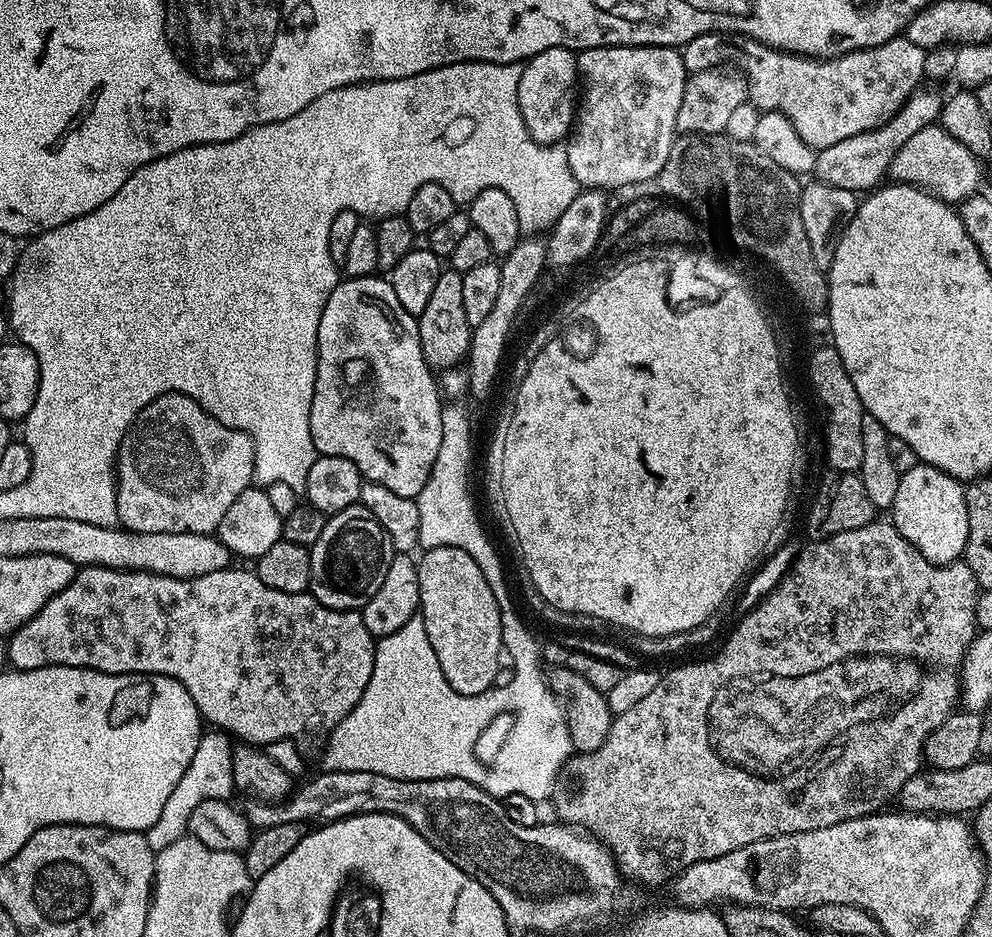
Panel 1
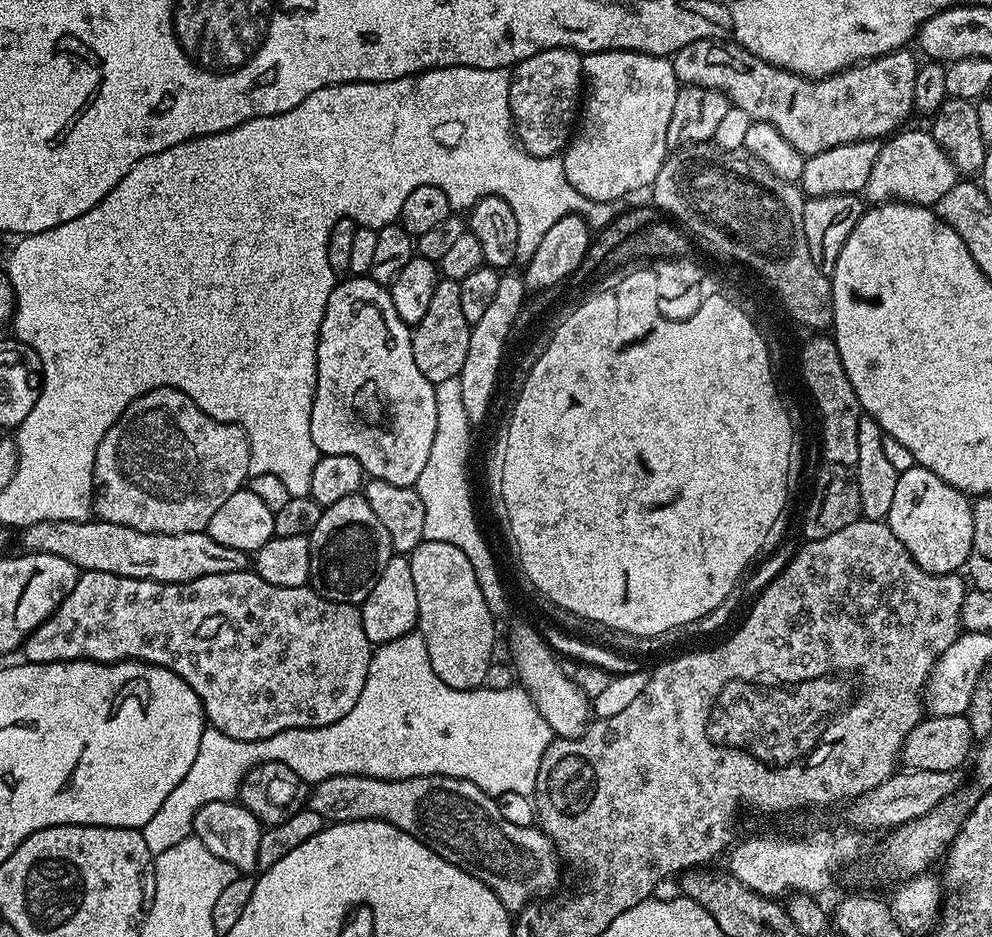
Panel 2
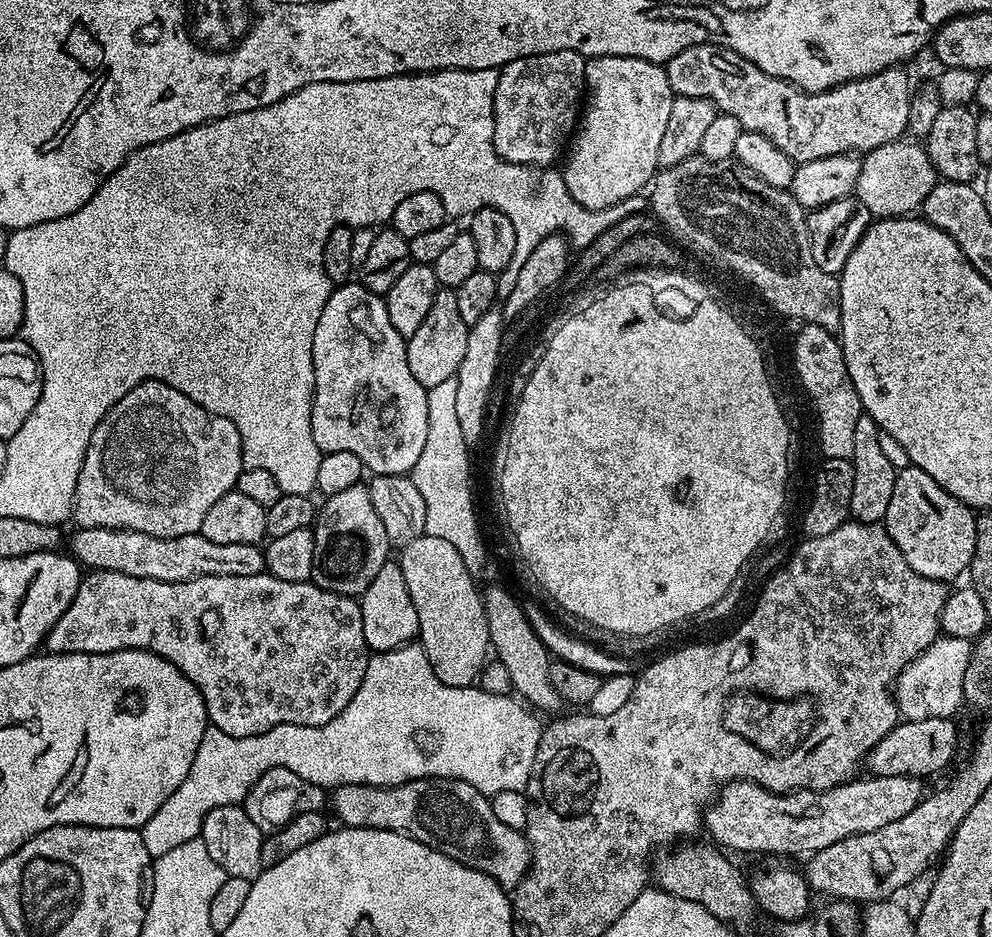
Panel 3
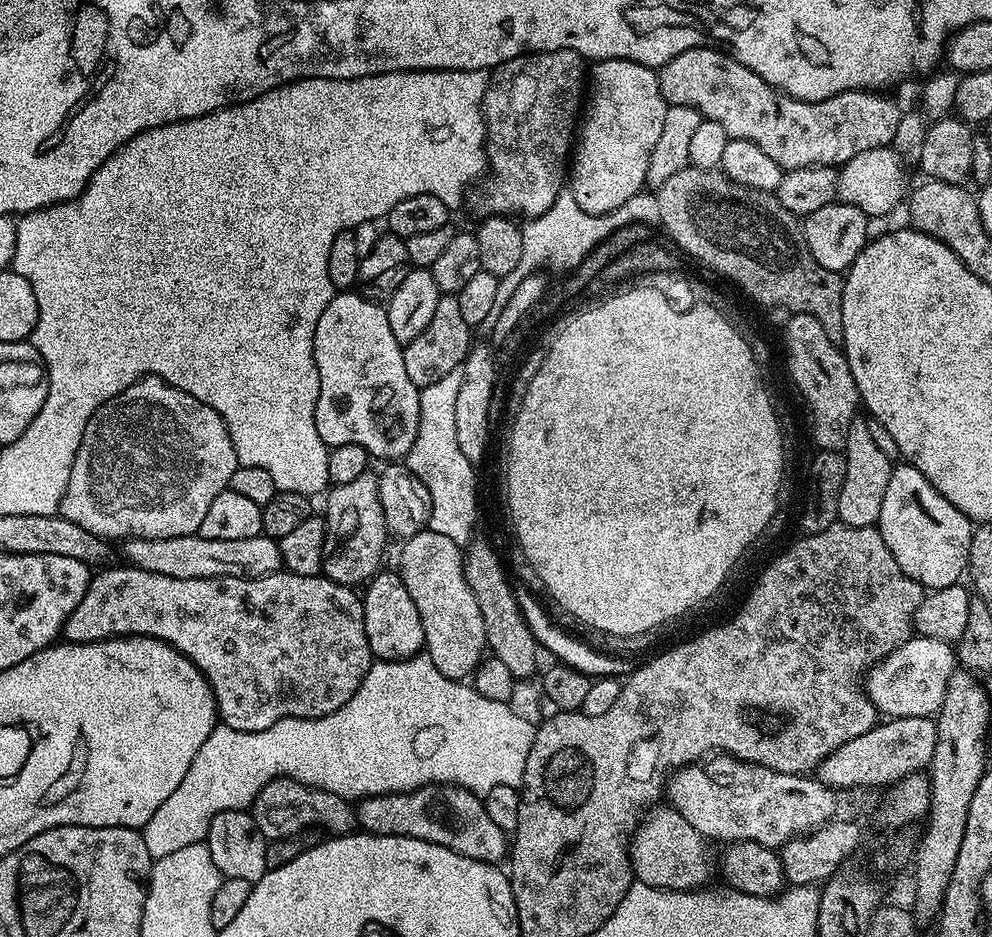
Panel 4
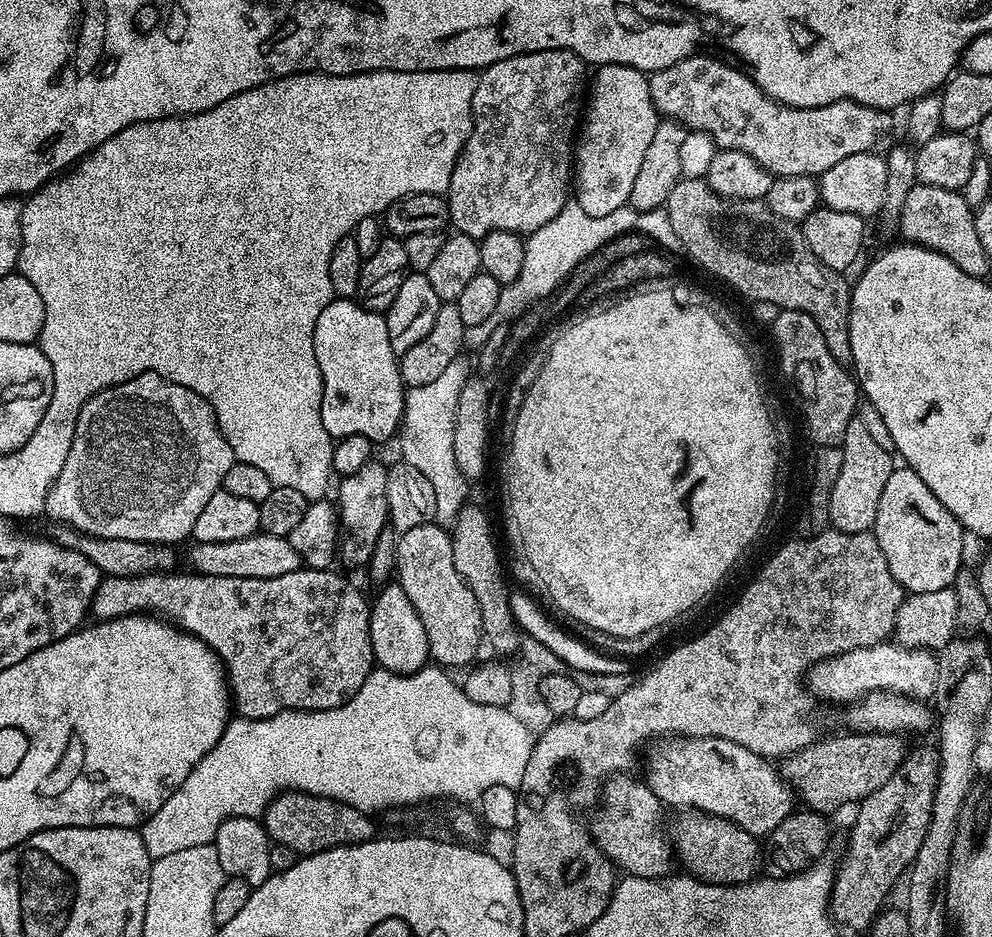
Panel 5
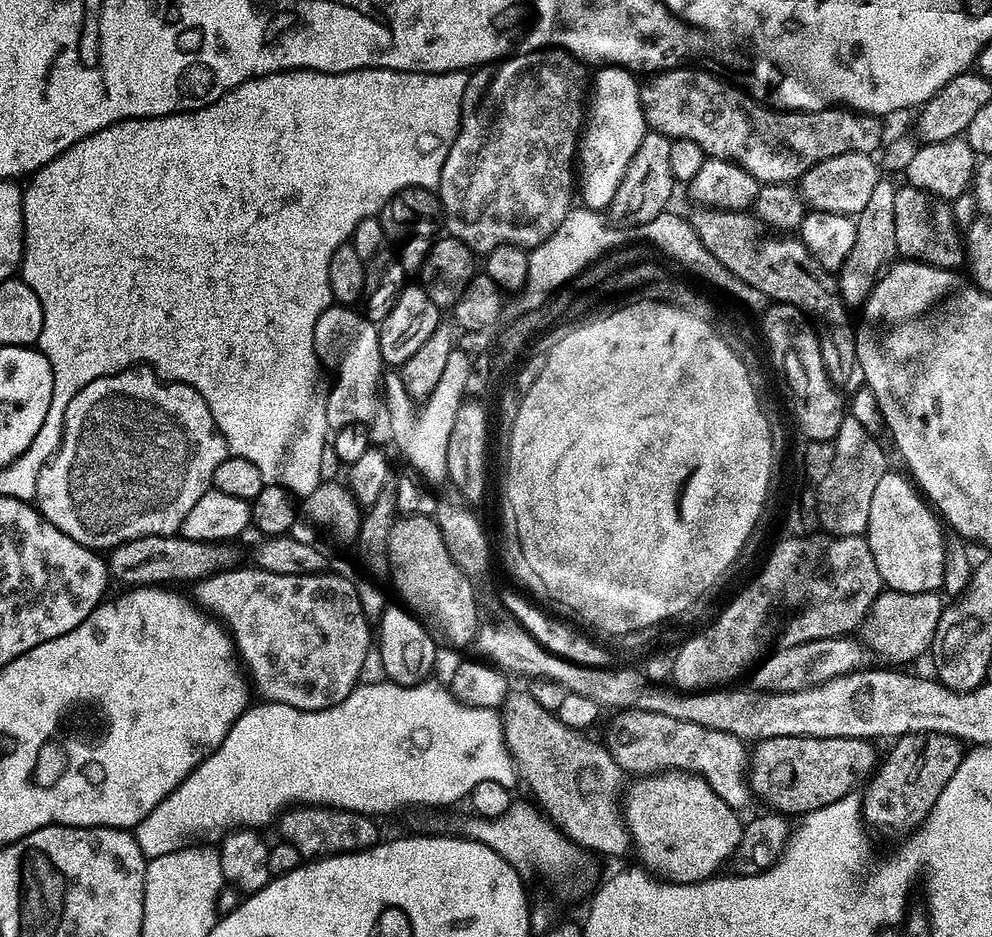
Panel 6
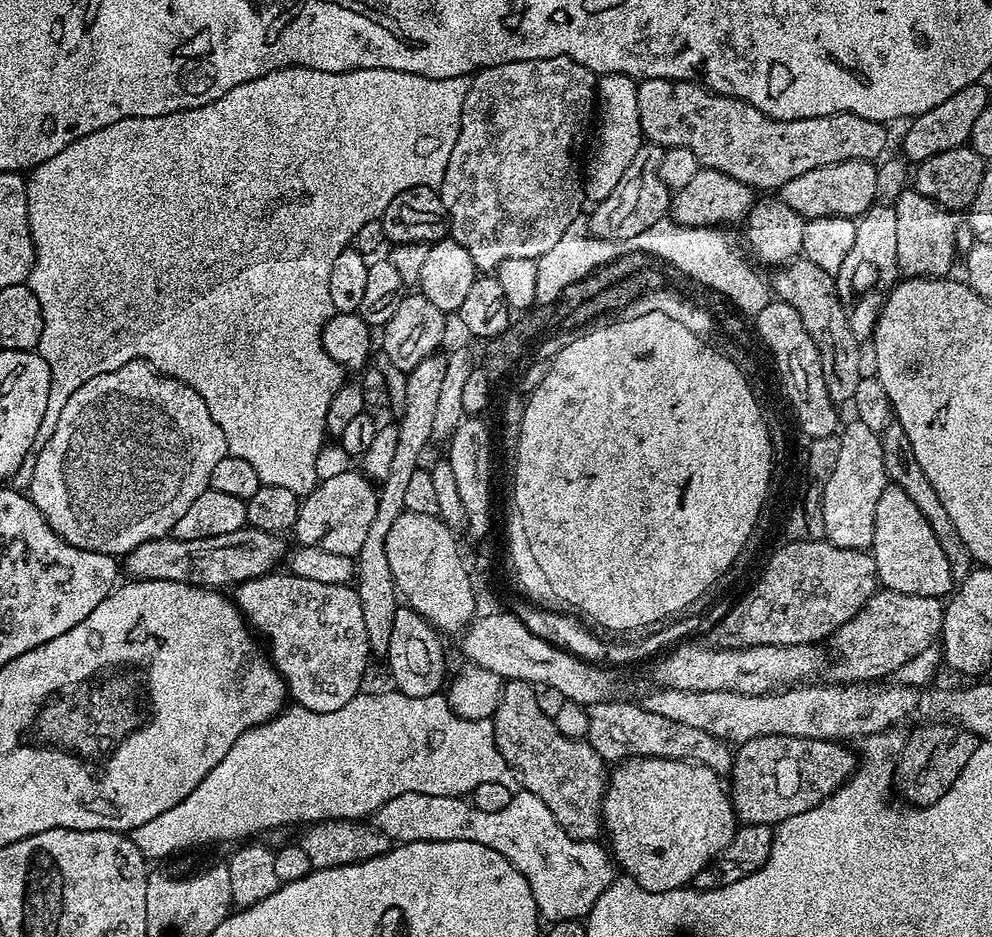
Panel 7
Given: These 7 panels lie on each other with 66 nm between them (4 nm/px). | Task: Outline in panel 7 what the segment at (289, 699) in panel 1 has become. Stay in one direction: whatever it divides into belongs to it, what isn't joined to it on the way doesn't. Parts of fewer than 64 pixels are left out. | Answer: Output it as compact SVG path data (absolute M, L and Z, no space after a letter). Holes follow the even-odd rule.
M273 570L235 585L234 592L236 607L243 614L249 629L254 630L255 635L266 645L272 667L284 680L284 687L293 705L311 712L333 712L342 710L346 702L358 695L361 691L360 679L368 664L366 646L369 639L365 623L362 622L362 606L355 587L313 582L311 578L298 578L284 570Z

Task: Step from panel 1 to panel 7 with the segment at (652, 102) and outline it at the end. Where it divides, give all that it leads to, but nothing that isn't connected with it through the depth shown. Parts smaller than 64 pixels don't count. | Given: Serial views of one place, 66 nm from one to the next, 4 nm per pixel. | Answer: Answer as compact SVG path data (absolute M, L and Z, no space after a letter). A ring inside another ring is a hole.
M601 75L596 81L595 111L600 116L600 125L596 128L596 141L592 144L592 157L588 160L588 169L584 172L582 192L592 199L592 202L605 200L618 186L618 178L626 174L626 166L634 158L634 154L642 147L642 133L636 110L637 81L631 76Z

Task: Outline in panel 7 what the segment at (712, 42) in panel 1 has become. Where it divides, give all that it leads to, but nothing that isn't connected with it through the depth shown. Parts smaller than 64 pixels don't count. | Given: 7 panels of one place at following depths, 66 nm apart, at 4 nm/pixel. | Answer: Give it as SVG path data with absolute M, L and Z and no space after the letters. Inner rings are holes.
M647 78L641 79L636 85L636 110L638 112L640 131L645 141L651 142L661 149L685 148L686 150L690 150L690 154L694 154L694 158L698 158L698 162L701 166L713 168L722 174L730 174L730 178L738 178L738 182L746 182L746 186L750 186L754 190L760 190L760 188L773 188L773 190L778 190L782 188L790 178L796 178L798 174L806 174L806 170L814 170L815 168L830 166L838 162L846 162L847 160L879 161L881 157L885 155L884 147L888 144L887 127L885 127L884 124L874 122L870 118L858 118L858 114L835 112L829 116L819 116L818 118L779 120L778 118L770 118L766 114L762 114L762 110L758 110L738 98L734 98L733 96L719 96L718 93L712 92L709 88L704 87L703 83L695 80L667 80L666 78L654 78L653 80Z

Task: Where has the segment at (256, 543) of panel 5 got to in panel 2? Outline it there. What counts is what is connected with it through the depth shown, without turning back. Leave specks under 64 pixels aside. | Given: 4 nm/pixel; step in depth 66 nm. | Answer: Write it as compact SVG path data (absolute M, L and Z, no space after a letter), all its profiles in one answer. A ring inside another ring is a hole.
M99 518L86 520L47 520L31 524L19 533L24 543L25 553L38 555L56 555L72 562L80 572L101 572L102 574L118 574L122 578L138 578L153 580L163 584L185 584L210 574L234 574L247 572L250 568L249 553L234 550L230 546L222 546L208 536L207 531L191 532L190 534L154 534L134 530L130 526L118 526L114 522L106 522Z

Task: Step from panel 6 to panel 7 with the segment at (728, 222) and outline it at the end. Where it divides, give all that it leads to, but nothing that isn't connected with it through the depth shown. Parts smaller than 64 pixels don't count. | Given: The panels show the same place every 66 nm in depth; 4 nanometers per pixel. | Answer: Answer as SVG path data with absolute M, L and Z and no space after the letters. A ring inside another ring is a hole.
M803 258L777 267L770 276L770 287L775 299L786 302L798 310L798 318L802 318L802 326L806 326L806 334L814 338L820 351L822 362L822 378L826 382L826 390L833 404L847 405L854 394L854 386L858 386L862 375L860 369L860 348L856 335L846 322L846 314L842 310L842 302L836 293L836 282L833 273L814 266L814 262Z

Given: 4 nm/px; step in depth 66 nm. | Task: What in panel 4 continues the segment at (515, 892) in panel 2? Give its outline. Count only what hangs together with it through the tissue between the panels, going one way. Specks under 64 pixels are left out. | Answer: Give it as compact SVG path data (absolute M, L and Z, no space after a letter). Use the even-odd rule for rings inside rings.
M427 784L409 792L387 792L377 796L366 796L355 805L356 822L363 831L372 836L405 836L418 838L422 842L430 842L438 846L446 846L446 850L454 850L459 856L474 858L478 862L499 865L500 859L510 852L509 837L486 814L483 799L477 793L459 788L457 784Z

